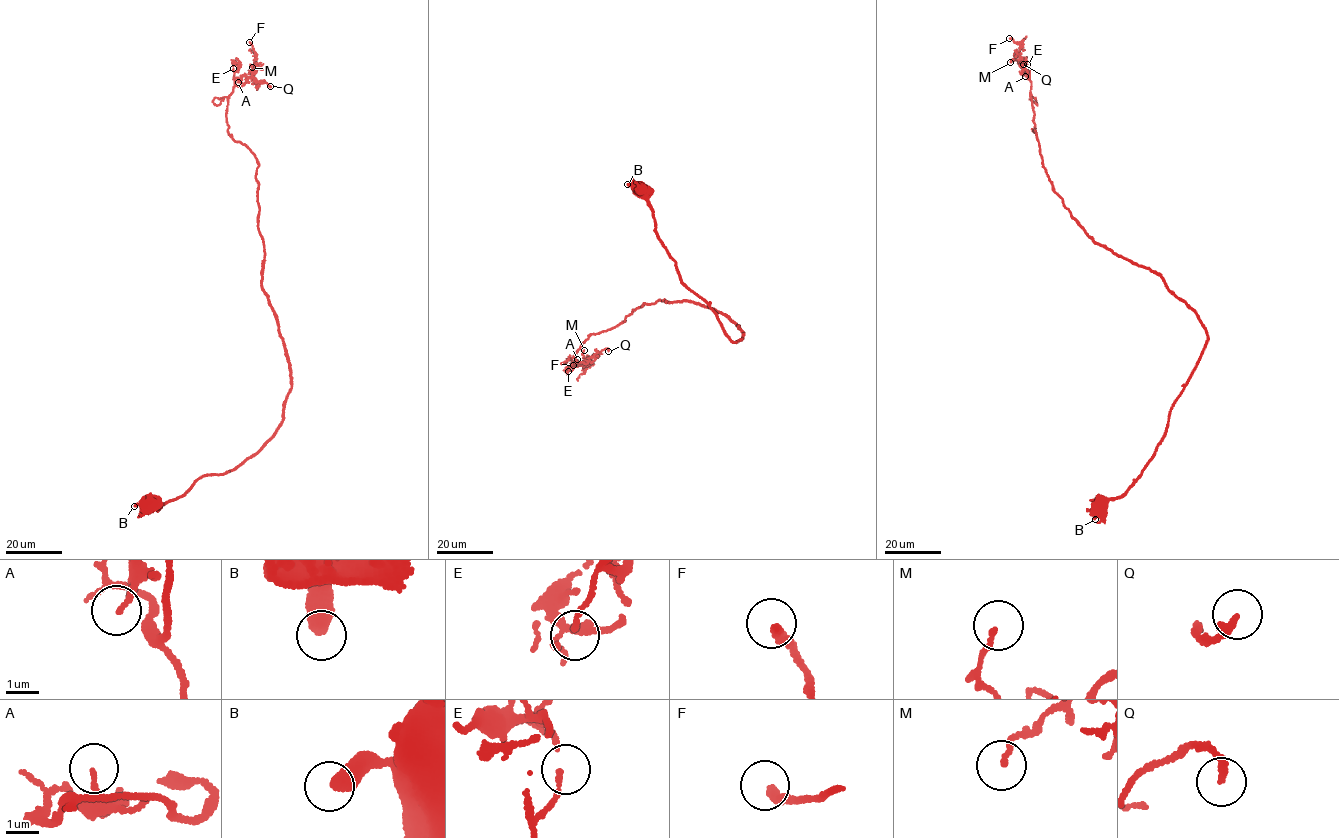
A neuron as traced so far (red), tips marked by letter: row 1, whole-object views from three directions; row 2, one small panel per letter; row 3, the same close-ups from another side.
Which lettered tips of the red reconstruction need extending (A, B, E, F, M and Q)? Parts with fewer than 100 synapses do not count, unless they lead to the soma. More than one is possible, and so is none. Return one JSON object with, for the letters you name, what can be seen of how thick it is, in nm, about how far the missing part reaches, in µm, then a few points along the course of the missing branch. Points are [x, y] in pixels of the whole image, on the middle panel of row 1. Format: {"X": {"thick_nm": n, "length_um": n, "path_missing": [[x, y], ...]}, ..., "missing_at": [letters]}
{"missing_at": []}

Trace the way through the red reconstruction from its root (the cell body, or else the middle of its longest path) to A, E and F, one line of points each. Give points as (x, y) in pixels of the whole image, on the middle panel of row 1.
A: (643, 188), (680, 281), (742, 338), (729, 316), (658, 300), (591, 334), (577, 359)
E: (643, 188), (680, 281), (732, 342), (742, 338), (729, 316), (658, 300), (591, 334), (568, 371)
F: (643, 188), (680, 281), (742, 338), (729, 316), (658, 300), (591, 334), (573, 365)

